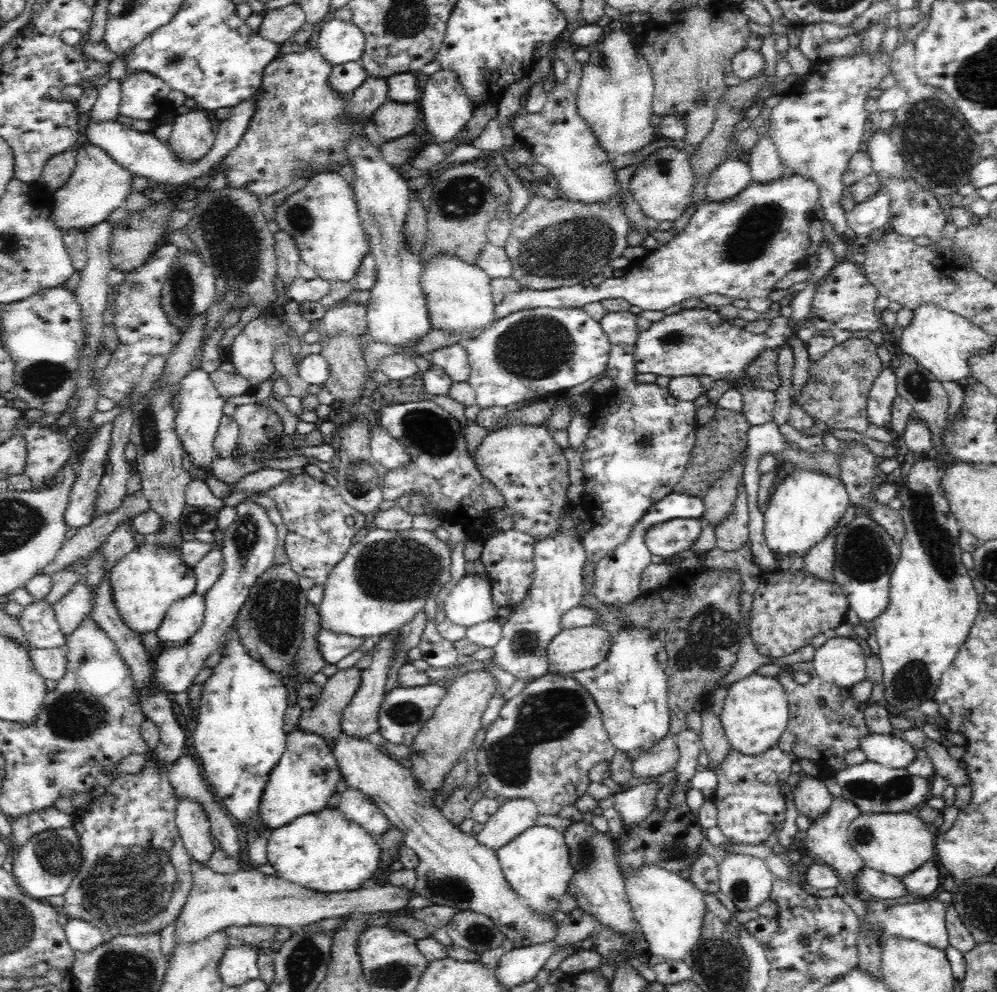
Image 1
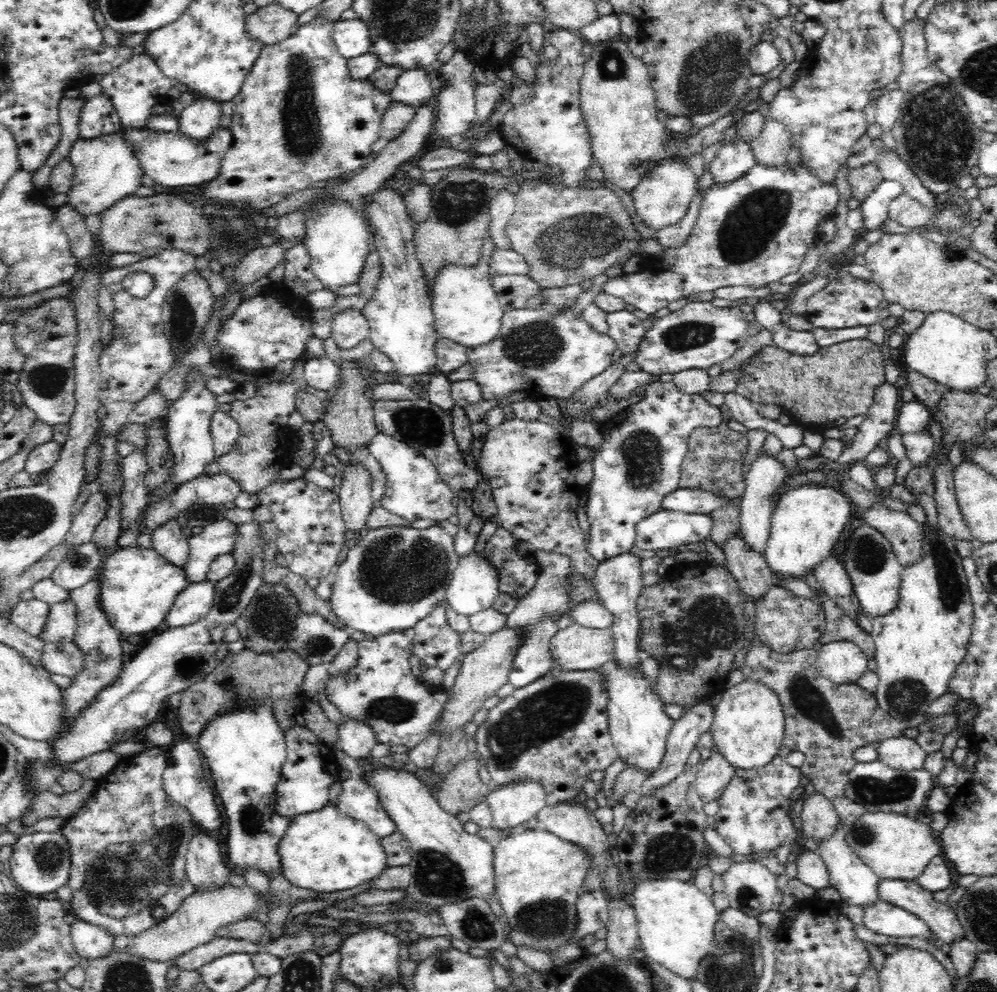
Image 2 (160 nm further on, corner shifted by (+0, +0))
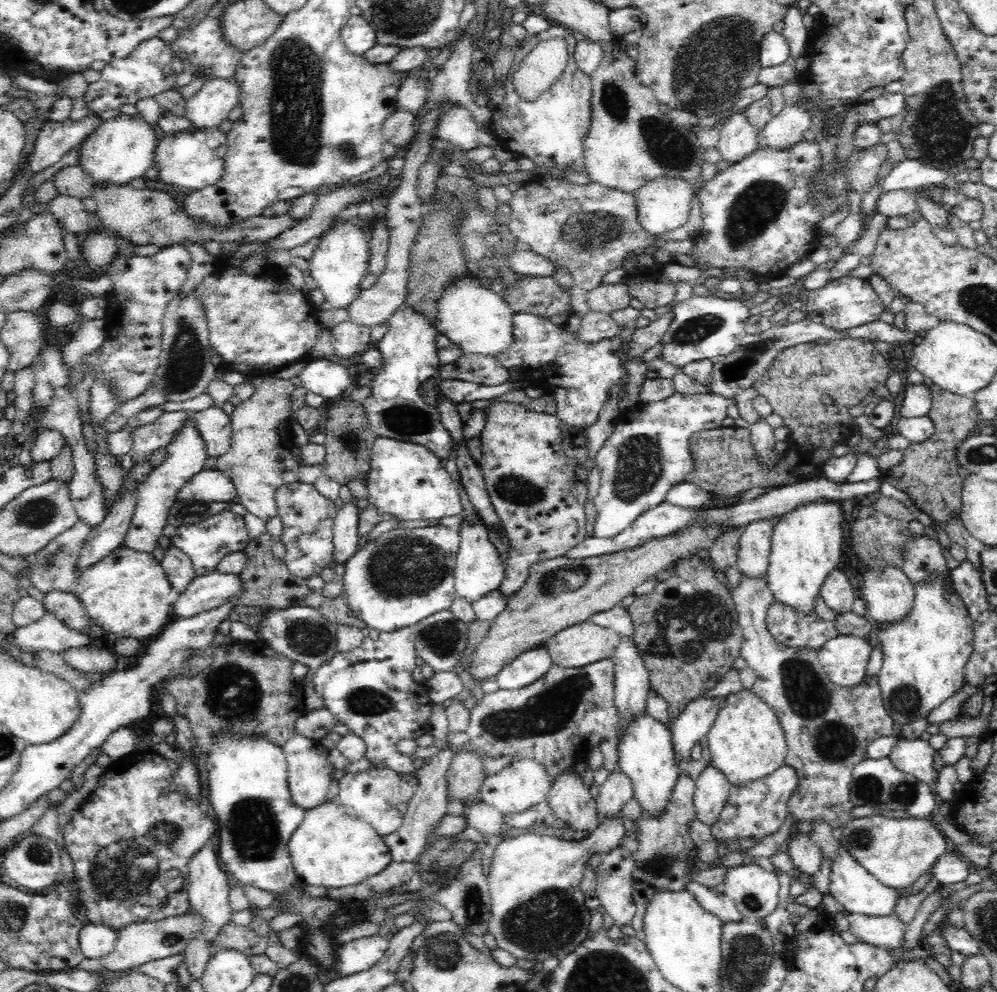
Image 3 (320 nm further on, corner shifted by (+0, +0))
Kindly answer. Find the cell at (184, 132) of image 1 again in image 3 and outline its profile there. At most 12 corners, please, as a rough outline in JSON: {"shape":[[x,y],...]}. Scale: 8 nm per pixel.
{"shape":[[206,77],[186,118],[216,128],[239,105],[234,77]]}

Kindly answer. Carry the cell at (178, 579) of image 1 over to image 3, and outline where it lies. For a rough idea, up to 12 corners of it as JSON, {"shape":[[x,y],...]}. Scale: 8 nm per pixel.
{"shape":[[120,546],[77,580],[91,622],[143,641],[168,626],[172,585]]}

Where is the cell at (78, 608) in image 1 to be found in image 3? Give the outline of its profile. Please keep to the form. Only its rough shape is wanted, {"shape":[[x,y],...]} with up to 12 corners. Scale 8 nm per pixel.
{"shape":[[48,612],[6,641],[31,655],[91,644]]}

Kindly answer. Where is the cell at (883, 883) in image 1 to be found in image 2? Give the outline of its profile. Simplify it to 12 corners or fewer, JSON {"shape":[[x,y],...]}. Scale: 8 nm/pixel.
{"shape":[[915,880],[878,882],[880,900],[920,918],[942,942],[965,937],[950,906]]}

